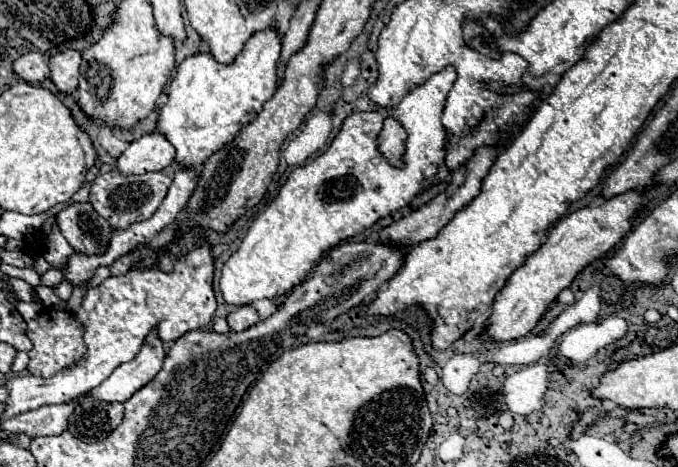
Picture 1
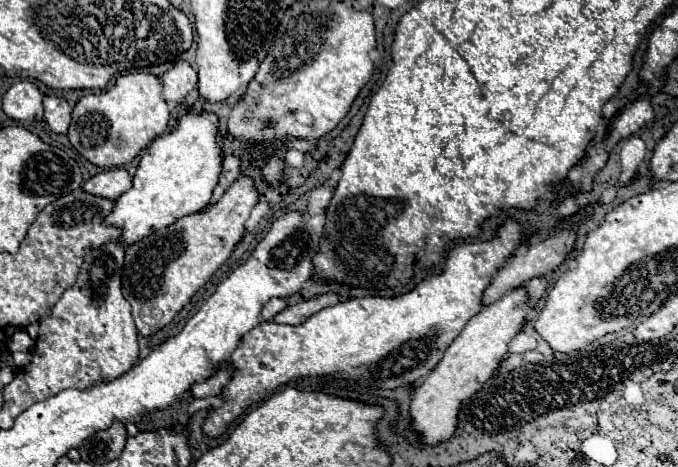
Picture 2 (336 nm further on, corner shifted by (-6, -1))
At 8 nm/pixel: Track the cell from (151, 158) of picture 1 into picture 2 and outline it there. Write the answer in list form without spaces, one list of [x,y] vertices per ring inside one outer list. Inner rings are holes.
[[[118,167],[118,169],[108,169],[108,171],[94,175],[92,179],[84,183],[82,189],[96,197],[118,199],[124,191],[128,191],[128,187],[132,187],[132,177],[126,169]]]

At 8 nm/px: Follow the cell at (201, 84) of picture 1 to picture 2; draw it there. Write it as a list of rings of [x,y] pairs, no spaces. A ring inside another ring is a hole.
[[[184,113],[170,133],[156,137],[148,145],[132,175],[130,191],[114,201],[114,209],[102,223],[122,231],[120,245],[134,245],[152,231],[170,227],[178,219],[204,209],[218,183],[220,167],[218,117],[212,113]]]

